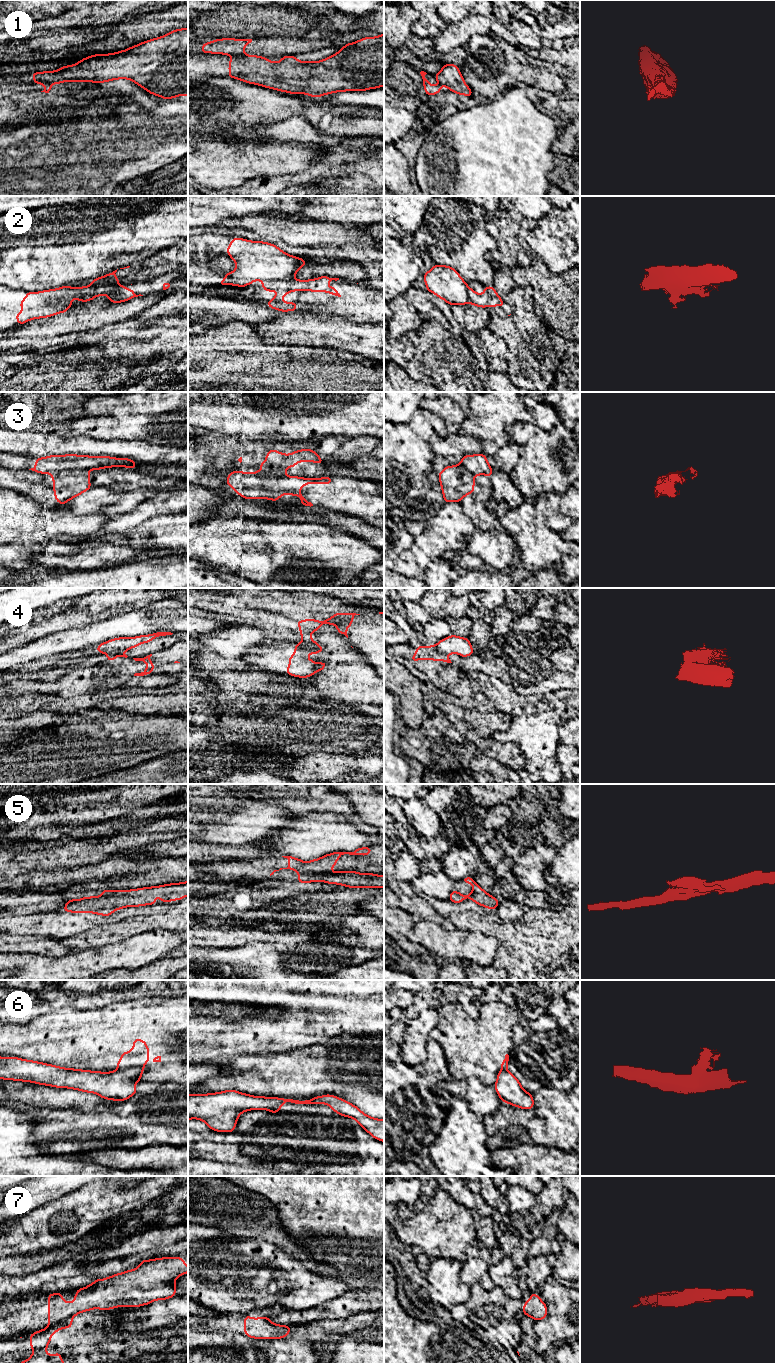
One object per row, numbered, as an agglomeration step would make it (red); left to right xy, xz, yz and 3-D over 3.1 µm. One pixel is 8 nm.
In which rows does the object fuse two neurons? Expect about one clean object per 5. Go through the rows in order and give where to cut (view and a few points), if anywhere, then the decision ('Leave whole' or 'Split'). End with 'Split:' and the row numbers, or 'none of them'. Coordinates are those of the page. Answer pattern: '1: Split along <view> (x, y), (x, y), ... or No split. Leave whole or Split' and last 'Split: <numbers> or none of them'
1: Split along xy (36, 82), (48, 82), (50, 84). Split
2: Split along xy (117, 282), (95, 286), (89, 290), (73, 288), (67, 295). Split
3: Split along xy (88, 469), (59, 470), (53, 474). Split
4: Split along xz (300, 643), (319, 646). Split
5: No split. Leave whole
6: Split along xy (142, 1066), (132, 1066), (118, 1070). Split
7: Split along xy (73, 1315), (54, 1325). Split
Split: 1, 2, 3, 4, 6, 7

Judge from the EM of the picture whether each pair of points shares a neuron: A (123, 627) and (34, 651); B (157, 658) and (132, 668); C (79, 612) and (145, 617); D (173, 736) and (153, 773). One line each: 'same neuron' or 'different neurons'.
A: same neuron
B: same neuron
C: different neurons
D: different neurons

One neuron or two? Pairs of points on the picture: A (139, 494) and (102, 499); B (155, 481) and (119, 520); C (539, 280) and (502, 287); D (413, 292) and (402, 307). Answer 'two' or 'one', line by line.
A: one
B: two
C: two
D: two

